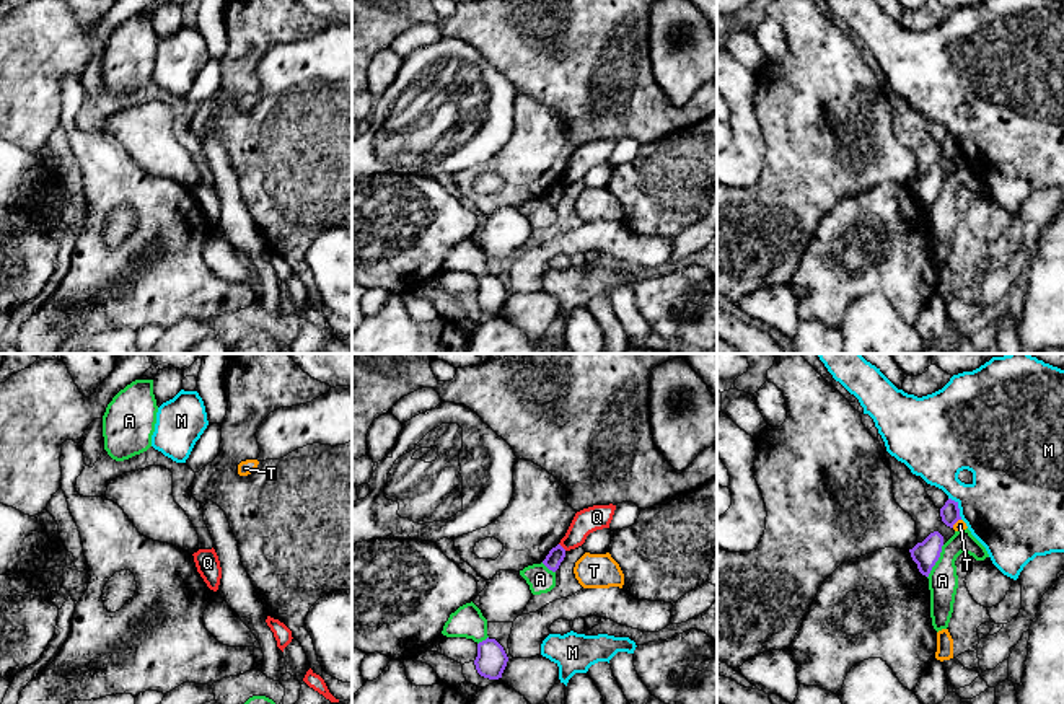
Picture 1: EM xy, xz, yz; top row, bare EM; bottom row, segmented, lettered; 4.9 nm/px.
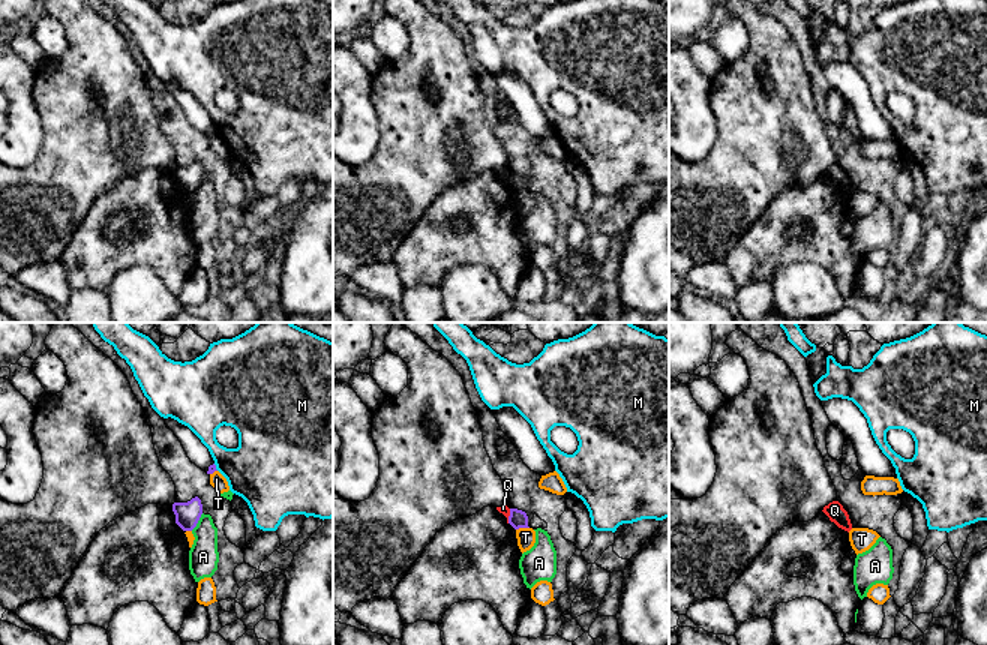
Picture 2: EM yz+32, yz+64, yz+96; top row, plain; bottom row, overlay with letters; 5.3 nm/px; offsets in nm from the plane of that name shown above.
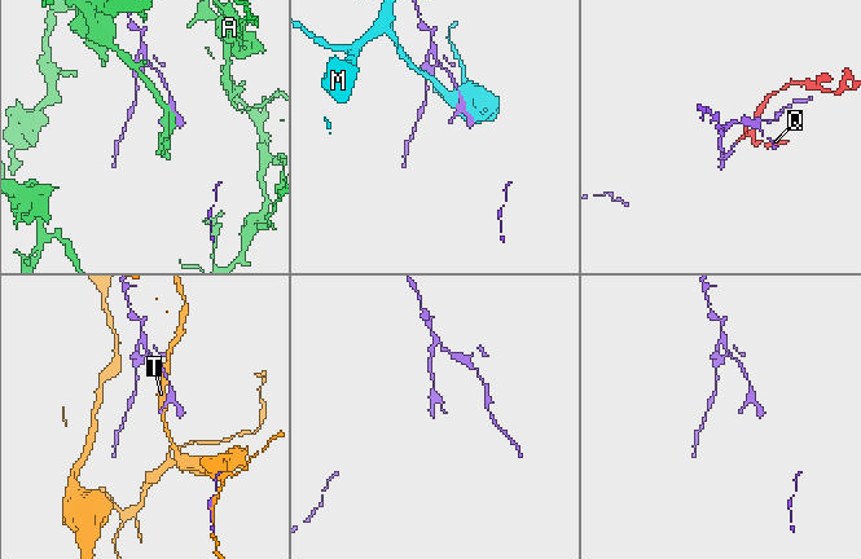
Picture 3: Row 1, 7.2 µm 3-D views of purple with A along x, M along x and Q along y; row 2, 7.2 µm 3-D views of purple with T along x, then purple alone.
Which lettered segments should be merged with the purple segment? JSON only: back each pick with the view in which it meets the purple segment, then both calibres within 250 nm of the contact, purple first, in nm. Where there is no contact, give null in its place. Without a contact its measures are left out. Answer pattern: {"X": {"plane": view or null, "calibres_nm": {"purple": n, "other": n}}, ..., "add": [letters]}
{"add": []}

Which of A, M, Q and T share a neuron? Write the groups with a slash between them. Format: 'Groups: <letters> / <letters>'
Groups: A / M / Q / T

